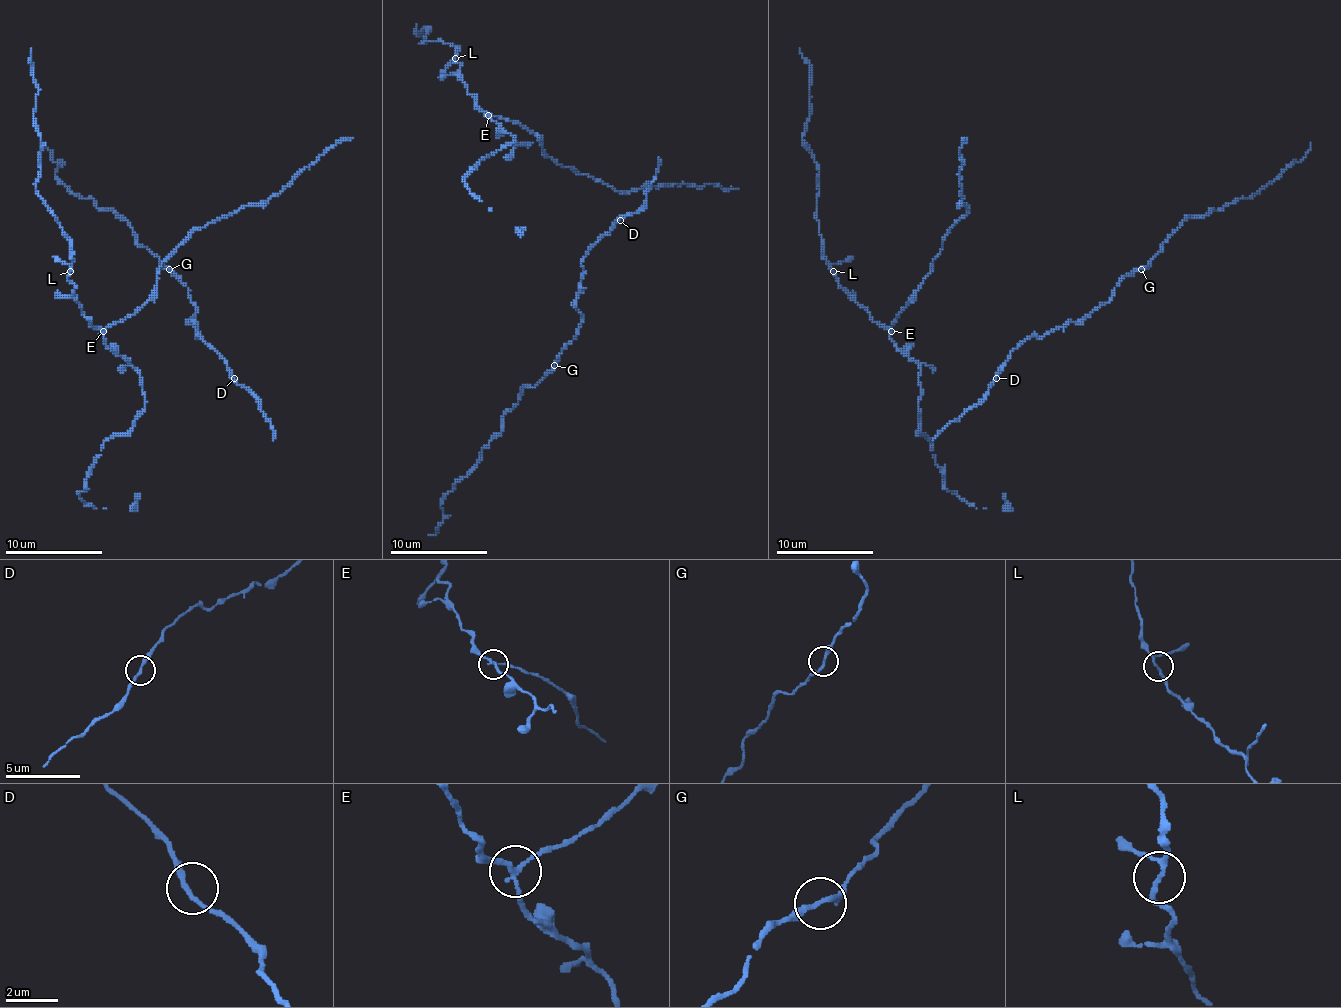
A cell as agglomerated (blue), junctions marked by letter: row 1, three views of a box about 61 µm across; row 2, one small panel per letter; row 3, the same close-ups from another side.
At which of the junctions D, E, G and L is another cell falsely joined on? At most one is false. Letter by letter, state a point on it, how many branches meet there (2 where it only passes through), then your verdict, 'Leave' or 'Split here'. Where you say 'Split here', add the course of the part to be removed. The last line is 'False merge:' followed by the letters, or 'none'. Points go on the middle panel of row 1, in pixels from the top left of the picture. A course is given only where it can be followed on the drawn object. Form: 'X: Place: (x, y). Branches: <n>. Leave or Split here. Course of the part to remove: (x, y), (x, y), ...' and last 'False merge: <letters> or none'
D: Place: (620, 220). Branches: 2. Leave
E: Place: (488, 115). Branches: 3. Split here. Course of the part to remove: (489, 116), (518, 121), (535, 135), (545, 155), (617, 191), (717, 184), (738, 189)
G: Place: (554, 365). Branches: 3. Leave
L: Place: (455, 58). Branches: 3. Leave
False merge: E

